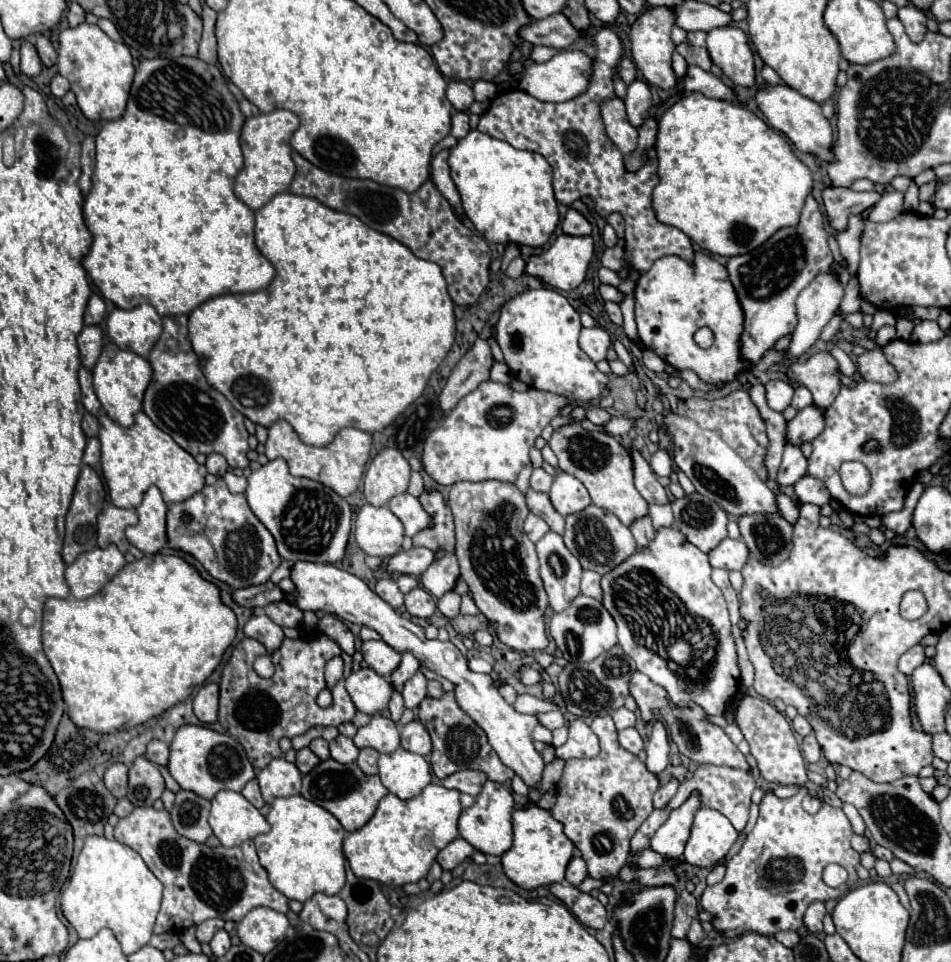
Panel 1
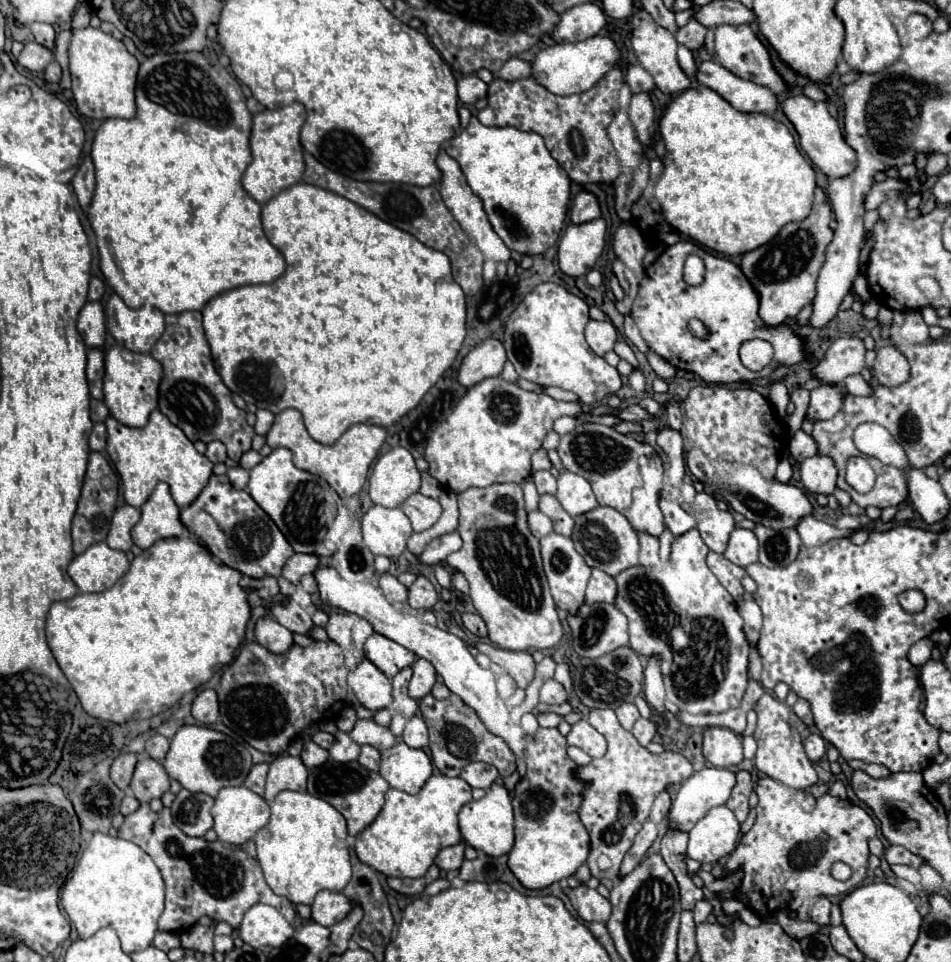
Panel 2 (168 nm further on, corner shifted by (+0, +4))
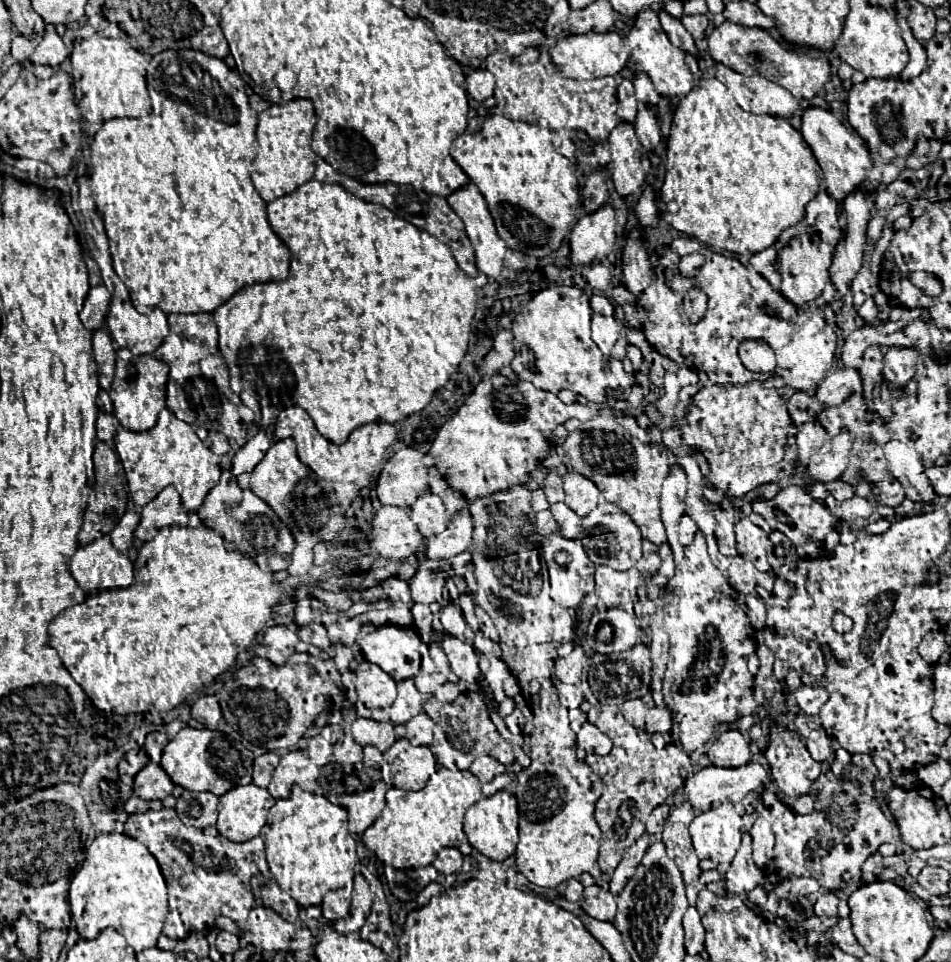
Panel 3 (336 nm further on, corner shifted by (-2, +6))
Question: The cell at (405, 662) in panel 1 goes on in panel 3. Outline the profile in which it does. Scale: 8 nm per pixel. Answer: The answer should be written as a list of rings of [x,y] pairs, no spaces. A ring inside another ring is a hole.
[[[412,679],[398,681],[398,695],[388,709],[388,717],[392,723],[404,725],[408,719],[422,711],[422,695],[416,691]]]

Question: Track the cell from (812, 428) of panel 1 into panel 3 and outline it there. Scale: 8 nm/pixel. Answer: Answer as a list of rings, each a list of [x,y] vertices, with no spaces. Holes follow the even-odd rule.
[[[846,365],[828,371],[816,387],[816,397],[824,405],[840,405],[846,397],[854,393],[862,393],[860,375],[856,369]]]

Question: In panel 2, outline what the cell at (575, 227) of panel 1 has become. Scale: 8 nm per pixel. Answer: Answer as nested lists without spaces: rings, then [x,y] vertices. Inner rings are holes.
[[[580,191],[572,201],[572,209],[570,209],[572,223],[586,223],[596,217],[600,217],[600,205],[596,195],[588,191]]]

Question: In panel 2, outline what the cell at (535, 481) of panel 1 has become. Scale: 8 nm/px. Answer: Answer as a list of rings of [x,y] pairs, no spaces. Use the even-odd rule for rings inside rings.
[[[536,471],[534,483],[536,483],[536,489],[540,495],[544,495],[544,493],[554,495],[556,493],[556,477],[550,471]]]

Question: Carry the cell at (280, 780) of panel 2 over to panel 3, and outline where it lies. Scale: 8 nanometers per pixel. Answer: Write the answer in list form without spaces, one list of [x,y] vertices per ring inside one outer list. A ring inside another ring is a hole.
[[[290,751],[290,753],[280,757],[280,763],[278,763],[276,771],[274,771],[268,793],[274,799],[288,797],[292,785],[300,785],[302,789],[312,791],[316,773],[318,773],[318,767],[306,757],[306,753]]]

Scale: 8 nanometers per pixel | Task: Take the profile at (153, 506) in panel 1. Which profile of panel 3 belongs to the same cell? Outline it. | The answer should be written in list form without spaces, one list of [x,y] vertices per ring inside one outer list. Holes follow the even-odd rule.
[[[168,485],[142,509],[142,523],[136,529],[136,537],[142,543],[148,543],[156,531],[172,525],[188,525],[188,511],[182,505],[180,491]]]

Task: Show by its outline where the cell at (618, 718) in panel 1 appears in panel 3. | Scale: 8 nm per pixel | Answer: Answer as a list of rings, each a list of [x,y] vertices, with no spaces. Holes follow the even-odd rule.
[[[630,697],[630,699],[626,699],[626,701],[622,703],[622,713],[624,713],[626,721],[632,723],[636,729],[644,729],[648,707],[646,707],[646,703],[644,703],[640,697]]]

